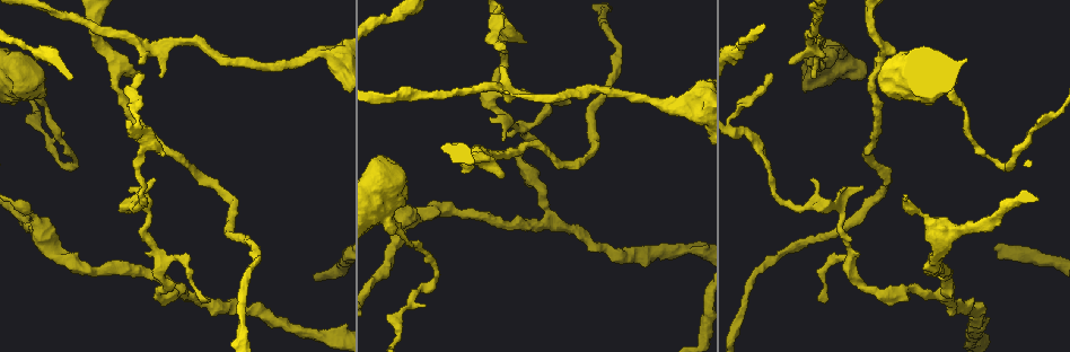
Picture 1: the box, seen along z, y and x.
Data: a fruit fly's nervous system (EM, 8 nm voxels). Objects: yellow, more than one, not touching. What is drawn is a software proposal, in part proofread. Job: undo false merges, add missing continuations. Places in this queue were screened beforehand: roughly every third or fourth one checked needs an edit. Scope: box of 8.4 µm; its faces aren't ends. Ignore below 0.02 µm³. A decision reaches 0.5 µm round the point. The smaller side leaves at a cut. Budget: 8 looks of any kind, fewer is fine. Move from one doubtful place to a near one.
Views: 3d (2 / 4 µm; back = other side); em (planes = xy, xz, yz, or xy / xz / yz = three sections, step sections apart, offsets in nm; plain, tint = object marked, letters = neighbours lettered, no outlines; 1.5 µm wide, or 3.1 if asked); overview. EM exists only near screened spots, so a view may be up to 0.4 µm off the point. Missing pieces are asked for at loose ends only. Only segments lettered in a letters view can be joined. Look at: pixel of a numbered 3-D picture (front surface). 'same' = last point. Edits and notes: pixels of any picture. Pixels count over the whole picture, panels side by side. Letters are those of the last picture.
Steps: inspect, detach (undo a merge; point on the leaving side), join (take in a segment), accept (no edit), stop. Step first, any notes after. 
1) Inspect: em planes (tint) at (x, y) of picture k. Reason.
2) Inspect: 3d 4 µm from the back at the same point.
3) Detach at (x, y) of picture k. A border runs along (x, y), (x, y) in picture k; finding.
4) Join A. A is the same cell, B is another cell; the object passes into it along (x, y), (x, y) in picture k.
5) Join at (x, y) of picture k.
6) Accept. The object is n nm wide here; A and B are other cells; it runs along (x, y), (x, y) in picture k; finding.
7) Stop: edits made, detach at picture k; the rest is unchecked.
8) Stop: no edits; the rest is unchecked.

Inspect: em xy step 8 (letters) at (162, 154) of picture 1. Free end.

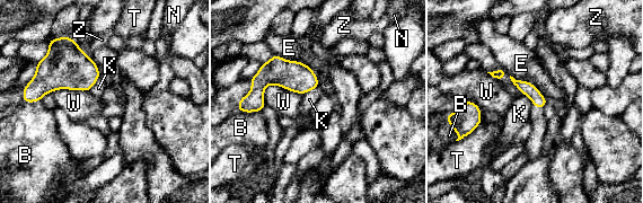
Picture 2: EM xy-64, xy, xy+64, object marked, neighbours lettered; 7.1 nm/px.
Inspect: em planes (letters) at the same point. Another direction.

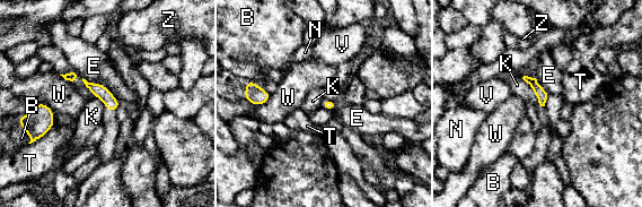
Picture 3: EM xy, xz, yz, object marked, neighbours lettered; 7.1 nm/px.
Accept. B, E, K, N, T, V, W and Z are other cells; a border runs along (521, 78), (531, 88), (538, 102) in picture 3; none of them fits.

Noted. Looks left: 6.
Inspect: em planes (letters) at (504, 47) of picture 1. An open end.

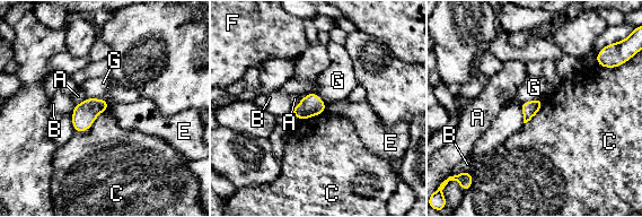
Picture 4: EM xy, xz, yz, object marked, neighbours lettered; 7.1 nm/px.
Accept. A, B, C, E, F and G are other cells; none of them fits.

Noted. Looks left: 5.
Inspect: em yz step 8 (tint) at (386, 219) of picture 1.

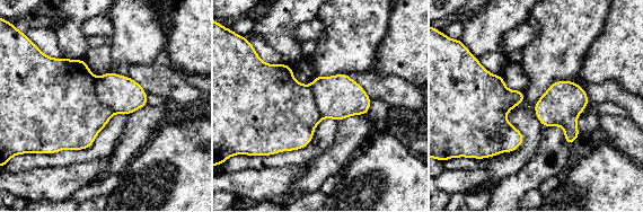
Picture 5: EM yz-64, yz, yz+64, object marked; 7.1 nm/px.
Inspect: em planes (letters) at the same point. Cut it another way.

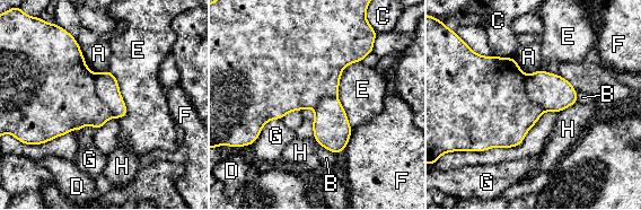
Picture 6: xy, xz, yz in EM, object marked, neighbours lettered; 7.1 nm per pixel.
Detach at (106, 86) of picture 6. A, B, C, D, E, F, G and H are other cells; a border runs along (95, 75), (95, 93), (115, 116) in picture 6; two neurons meet here.

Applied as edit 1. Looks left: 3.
Stop: edits made, detach at picture 6; the rest is unchecked.

